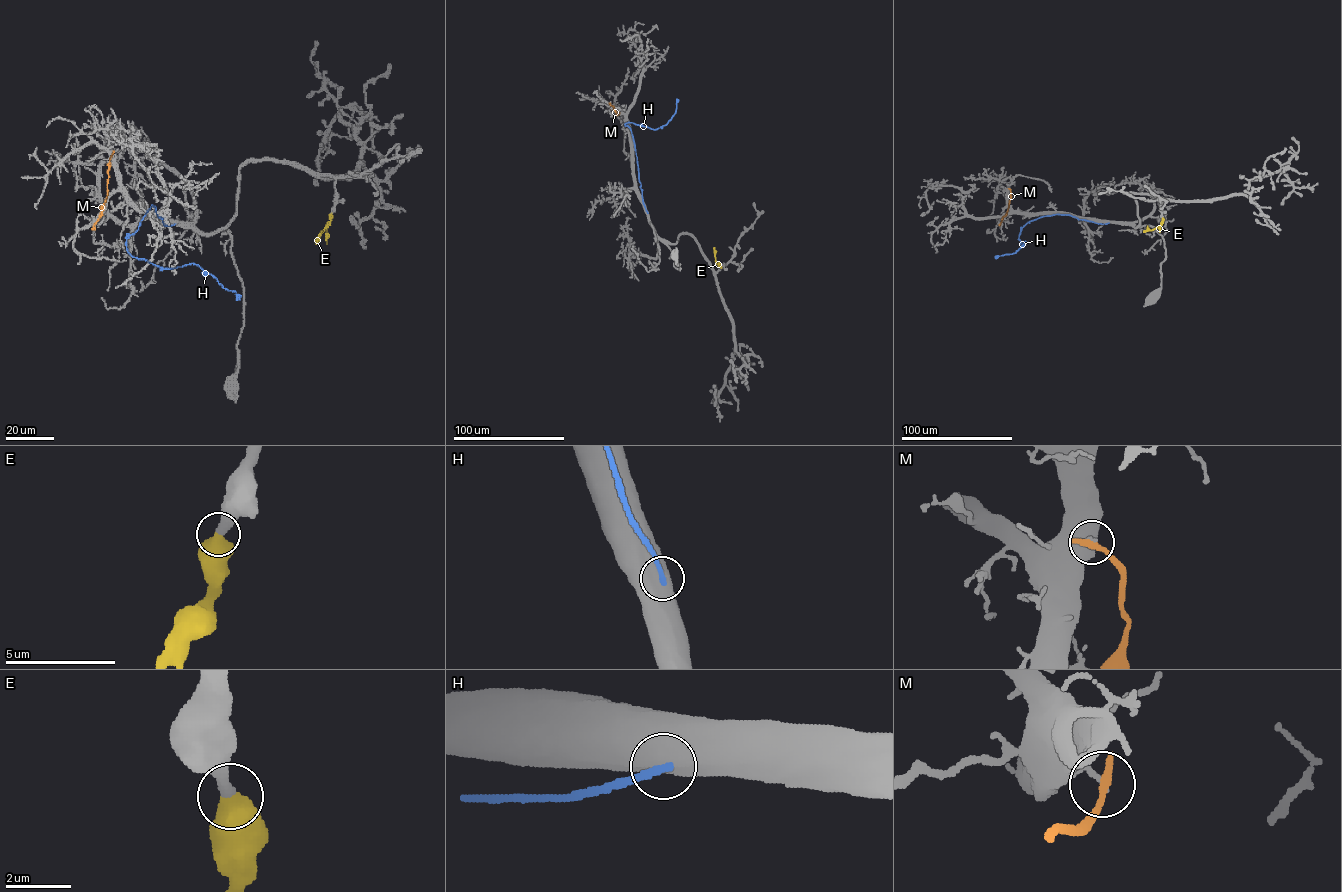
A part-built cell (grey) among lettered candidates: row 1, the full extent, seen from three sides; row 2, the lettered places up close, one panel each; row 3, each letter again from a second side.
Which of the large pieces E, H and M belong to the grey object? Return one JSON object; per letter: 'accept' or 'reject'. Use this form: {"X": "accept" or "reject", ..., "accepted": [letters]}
{"E": "accept", "H": "reject", "M": "reject", "accepted": ["E"]}

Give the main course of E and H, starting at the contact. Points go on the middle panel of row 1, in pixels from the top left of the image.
E: (721, 266), (715, 260), (714, 247)
H: (647, 213), (632, 132), (625, 124), (660, 128), (675, 112), (678, 99)

